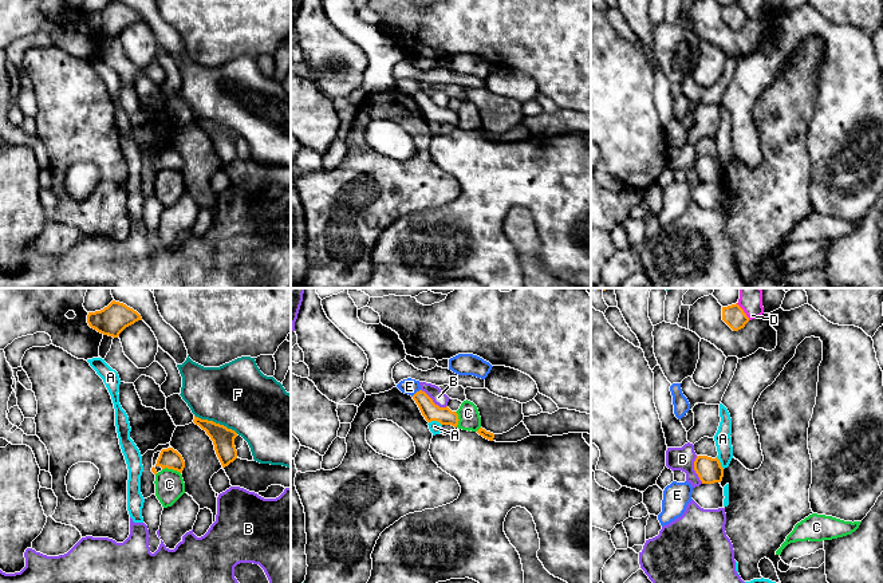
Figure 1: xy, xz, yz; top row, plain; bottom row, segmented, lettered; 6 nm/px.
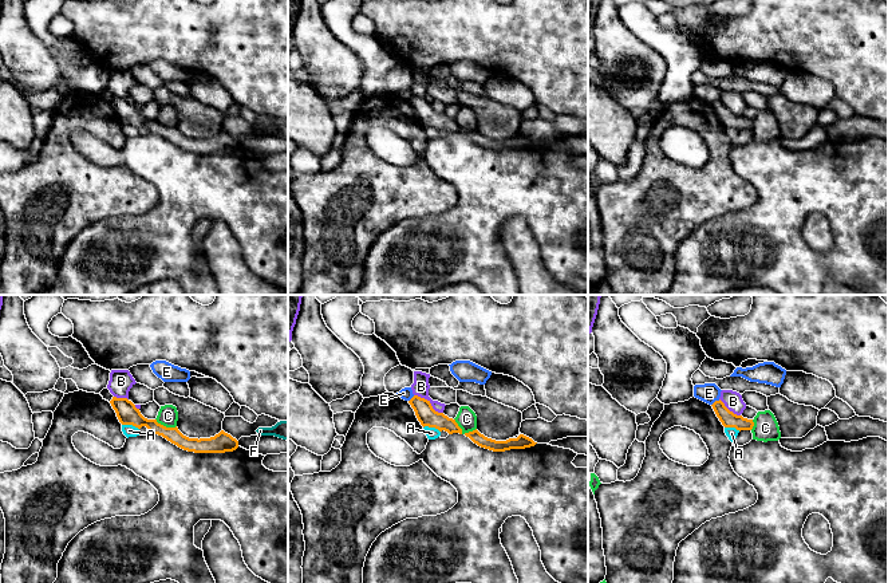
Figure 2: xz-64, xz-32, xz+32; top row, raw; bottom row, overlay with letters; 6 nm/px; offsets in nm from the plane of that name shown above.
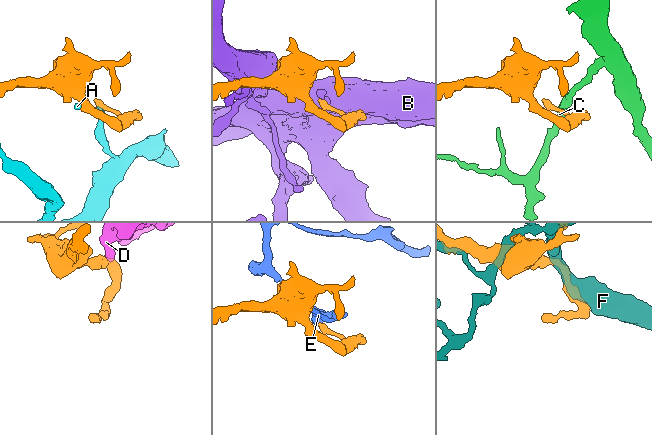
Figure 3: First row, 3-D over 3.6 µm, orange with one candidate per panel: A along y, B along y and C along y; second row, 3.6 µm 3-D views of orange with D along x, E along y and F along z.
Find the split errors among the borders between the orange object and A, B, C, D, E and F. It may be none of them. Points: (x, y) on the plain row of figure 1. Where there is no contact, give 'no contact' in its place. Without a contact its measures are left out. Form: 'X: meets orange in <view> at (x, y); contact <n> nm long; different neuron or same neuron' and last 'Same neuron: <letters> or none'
A: meets orange in xz at (436, 119); contact 80 nm long; different neuron
B: meets orange in xz at (433, 102); contact 190 nm long; different neuron
C: meets orange in xy at (172, 168); contact 120 nm long; different neuron
D: meets orange in yz at (742, 11); contact 130 nm long; different neuron
E: meets orange in xz at (417, 91); contact 70 nm long; different neuron
F: meets orange in xy at (215, 122); contact 280 nm long; different neuron
Same neuron: none

